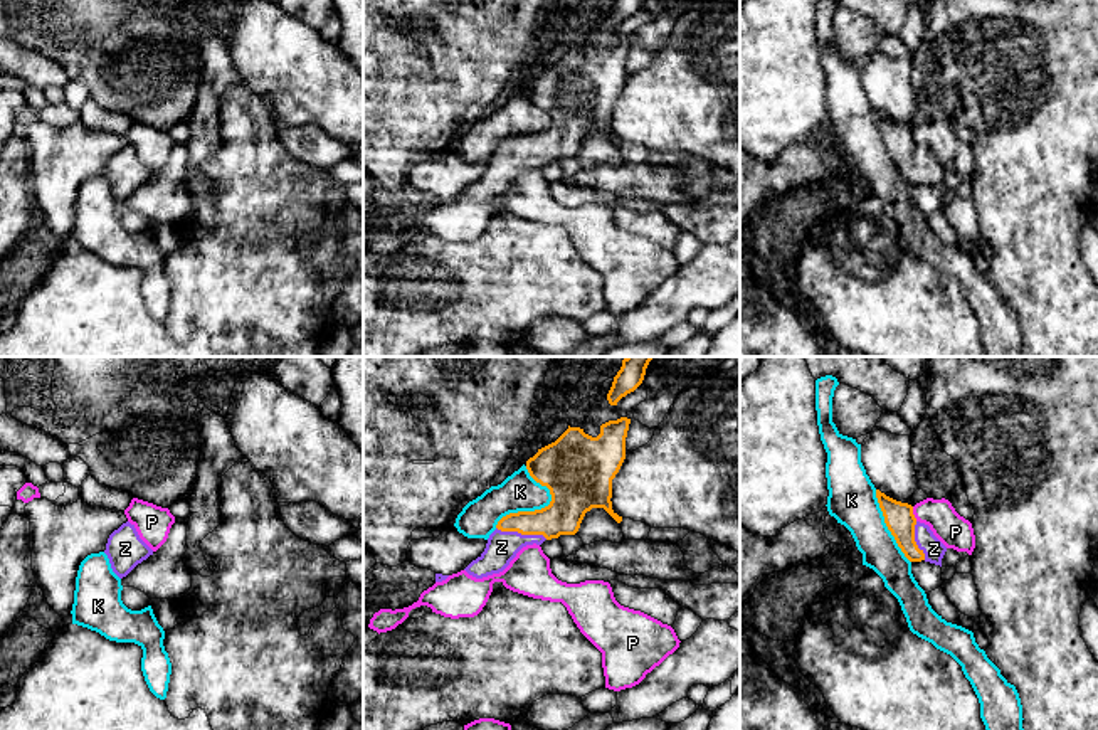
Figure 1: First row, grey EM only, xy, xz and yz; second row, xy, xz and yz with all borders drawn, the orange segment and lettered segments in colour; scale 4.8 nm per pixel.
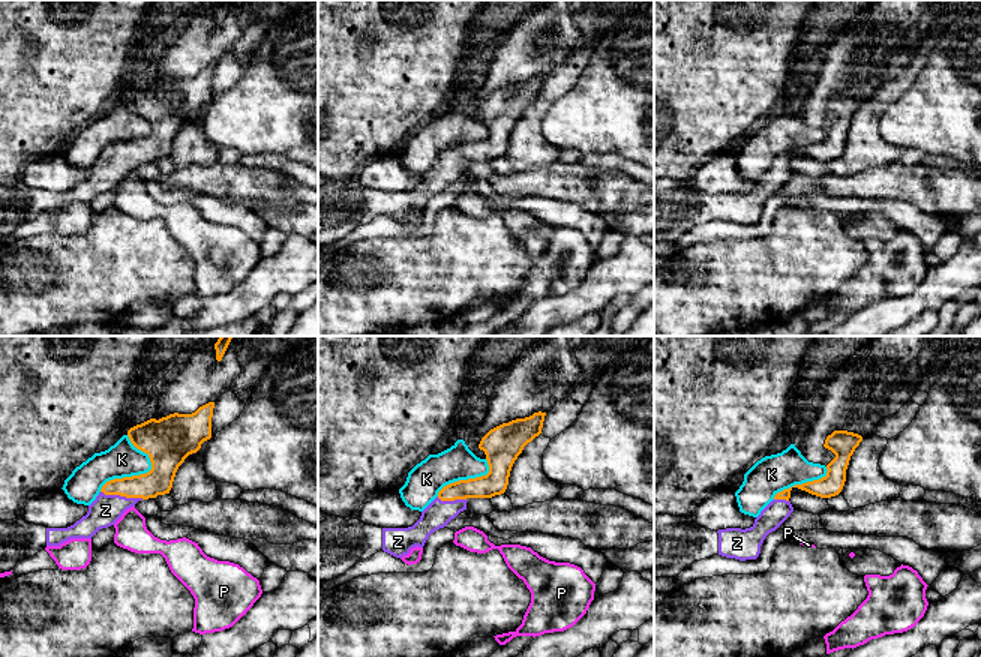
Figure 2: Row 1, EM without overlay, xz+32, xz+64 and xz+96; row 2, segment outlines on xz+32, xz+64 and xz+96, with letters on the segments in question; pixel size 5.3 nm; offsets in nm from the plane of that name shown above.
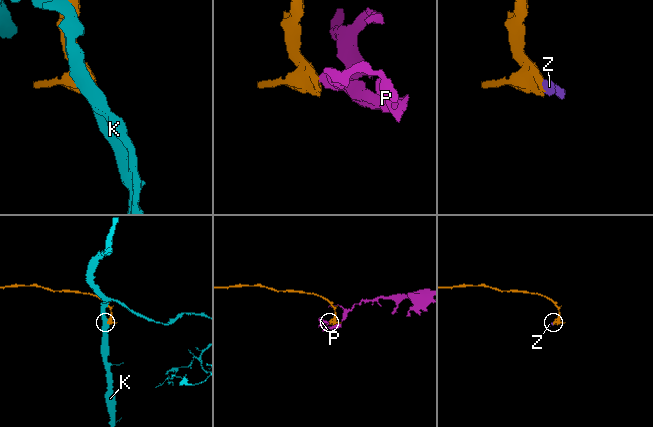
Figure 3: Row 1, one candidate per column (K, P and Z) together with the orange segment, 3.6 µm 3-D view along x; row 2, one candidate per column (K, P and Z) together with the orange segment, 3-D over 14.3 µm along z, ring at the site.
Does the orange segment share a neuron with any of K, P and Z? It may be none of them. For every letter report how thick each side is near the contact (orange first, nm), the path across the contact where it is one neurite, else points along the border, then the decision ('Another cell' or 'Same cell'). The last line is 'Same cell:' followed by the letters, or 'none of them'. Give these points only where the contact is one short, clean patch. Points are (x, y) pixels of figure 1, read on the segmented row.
K: Thickness 340 nm (orange) against 180 nm. Another cell
P: Thickness 140 nm (orange) against 160 nm. Boundary: yz (912, 507), (917, 520). Another cell
Z: Thickness 180 nm (orange) against 150 nm. Path across: xz (567, 508), (522, 534), (501, 547). Same cell
Same cell: Z

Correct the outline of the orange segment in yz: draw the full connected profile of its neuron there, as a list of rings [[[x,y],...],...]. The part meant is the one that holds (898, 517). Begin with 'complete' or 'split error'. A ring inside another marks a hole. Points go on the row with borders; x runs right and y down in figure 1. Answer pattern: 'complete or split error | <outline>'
split error | [[[879,489],[876,498],[884,516],[884,523],[895,537],[898,547],[910,562],[930,562],[942,567],[947,547],[933,535],[928,525],[920,523],[913,515],[913,506],[896,501]]]

